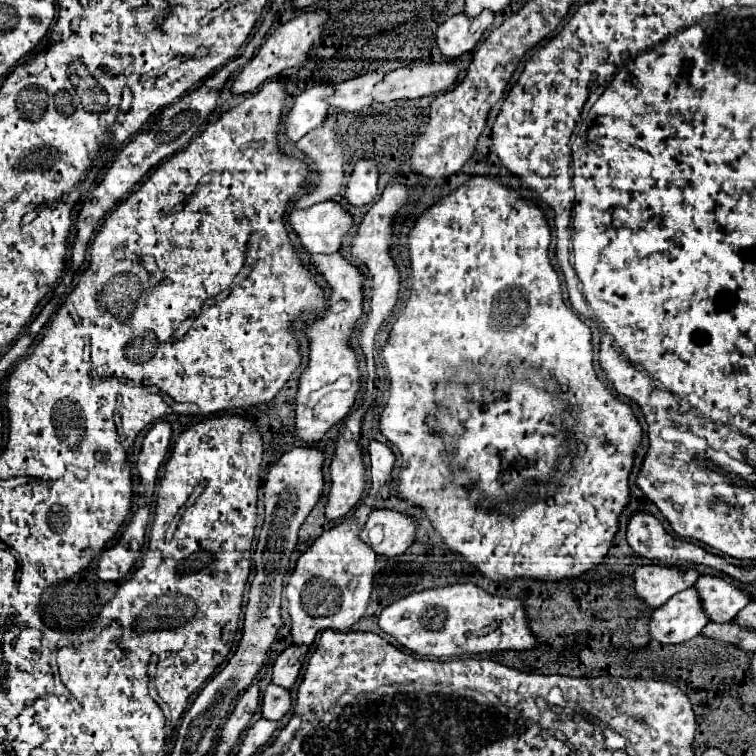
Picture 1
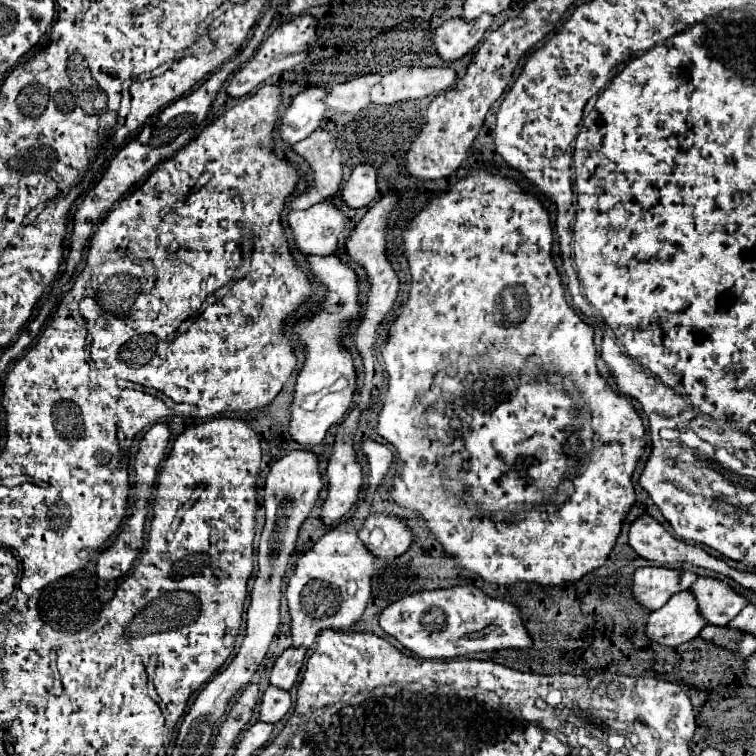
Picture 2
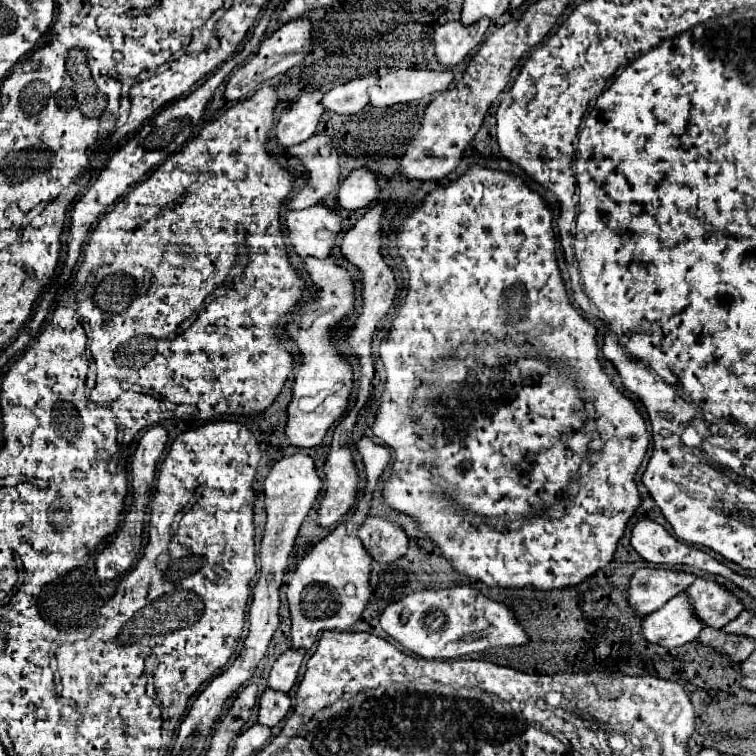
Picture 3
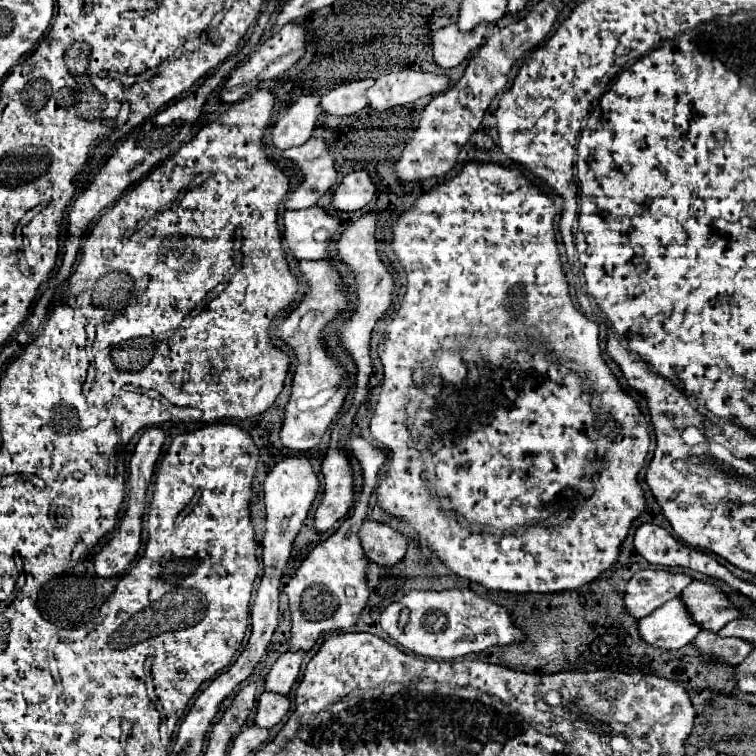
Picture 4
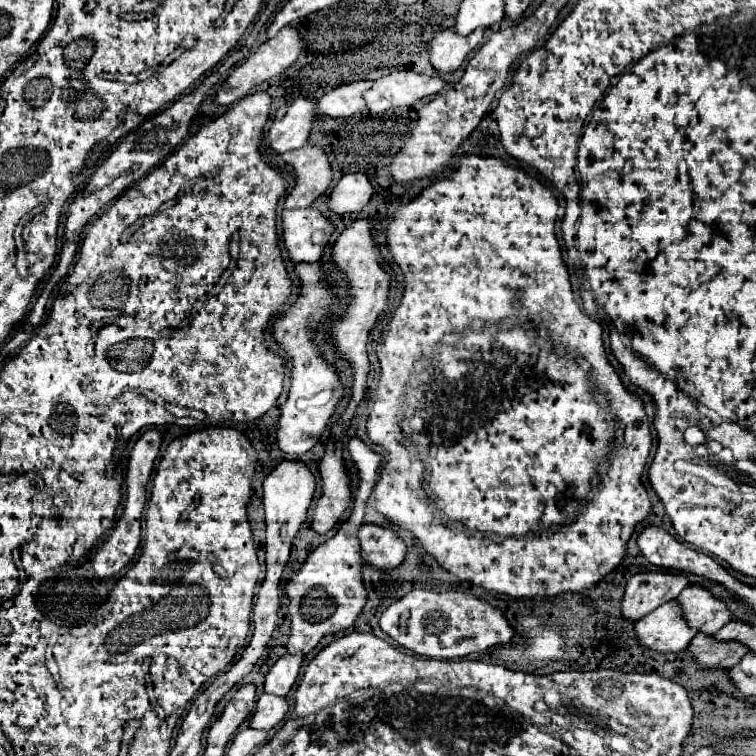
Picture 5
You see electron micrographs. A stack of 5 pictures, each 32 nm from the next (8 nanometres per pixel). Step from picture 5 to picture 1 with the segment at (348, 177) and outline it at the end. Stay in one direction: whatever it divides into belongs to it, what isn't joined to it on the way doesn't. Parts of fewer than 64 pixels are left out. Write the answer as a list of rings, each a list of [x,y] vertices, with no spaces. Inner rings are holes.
[[[358,160],[348,188],[346,188],[346,200],[354,206],[370,204],[378,198],[378,166],[374,160]]]

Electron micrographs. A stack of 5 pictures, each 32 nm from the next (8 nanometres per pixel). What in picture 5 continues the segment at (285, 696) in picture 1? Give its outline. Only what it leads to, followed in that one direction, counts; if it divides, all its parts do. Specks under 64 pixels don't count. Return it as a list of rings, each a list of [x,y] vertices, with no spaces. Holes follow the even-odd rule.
[[[262,694],[258,698],[258,704],[256,704],[256,714],[250,722],[252,728],[262,728],[262,730],[270,730],[274,728],[276,724],[282,722],[282,718],[286,716],[288,712],[288,700],[286,698],[280,698],[280,696],[274,696],[274,694]]]

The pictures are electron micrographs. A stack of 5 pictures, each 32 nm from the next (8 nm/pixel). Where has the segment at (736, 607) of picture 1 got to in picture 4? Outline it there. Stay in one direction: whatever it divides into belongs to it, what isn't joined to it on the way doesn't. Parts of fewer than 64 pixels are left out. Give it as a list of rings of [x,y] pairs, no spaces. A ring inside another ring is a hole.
[[[694,580],[688,588],[684,588],[682,598],[690,610],[692,620],[712,632],[718,632],[730,620],[740,616],[740,610],[712,582]]]

